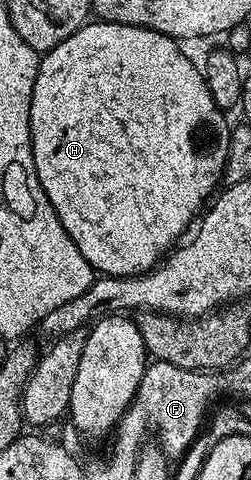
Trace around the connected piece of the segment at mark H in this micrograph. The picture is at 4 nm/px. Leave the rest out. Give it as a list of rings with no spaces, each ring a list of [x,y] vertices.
[[[96,19],[83,24],[80,29],[40,58],[30,107],[32,154],[36,174],[42,191],[50,199],[62,227],[66,227],[70,239],[74,239],[78,251],[82,251],[82,255],[97,274],[105,277],[136,277],[140,273],[148,273],[161,264],[169,250],[181,240],[179,237],[184,232],[185,234],[189,232],[188,224],[192,220],[195,222],[201,216],[202,210],[217,192],[216,184],[218,186],[221,184],[224,175],[232,129],[224,118],[227,117],[225,110],[220,109],[218,103],[214,103],[210,87],[206,87],[201,66],[197,62],[195,65],[180,50],[180,45],[181,42],[177,38],[167,37],[153,29]]]

